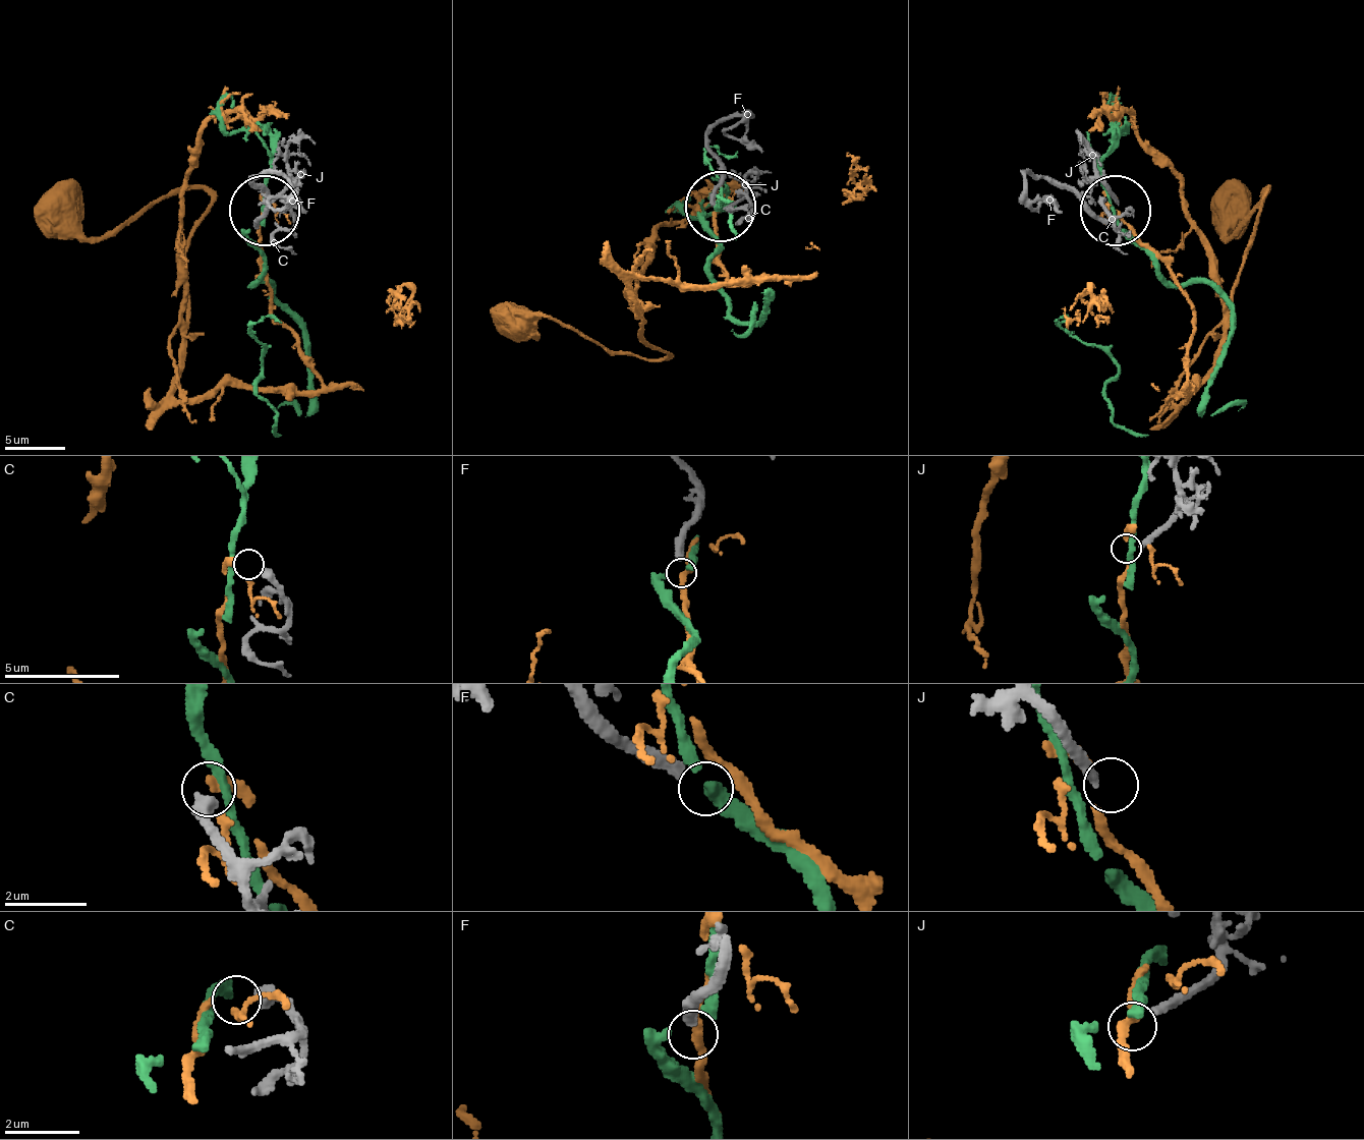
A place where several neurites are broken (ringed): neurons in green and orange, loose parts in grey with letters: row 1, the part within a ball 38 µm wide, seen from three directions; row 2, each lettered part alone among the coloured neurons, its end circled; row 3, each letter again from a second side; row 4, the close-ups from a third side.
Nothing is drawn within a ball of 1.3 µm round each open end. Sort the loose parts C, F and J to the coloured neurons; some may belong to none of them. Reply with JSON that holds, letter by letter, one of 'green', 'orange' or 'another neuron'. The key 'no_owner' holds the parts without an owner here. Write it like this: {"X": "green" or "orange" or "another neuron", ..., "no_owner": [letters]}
{"C": "orange", "F": "another neuron", "J": "another neuron", "no_owner": ["F", "J"]}

